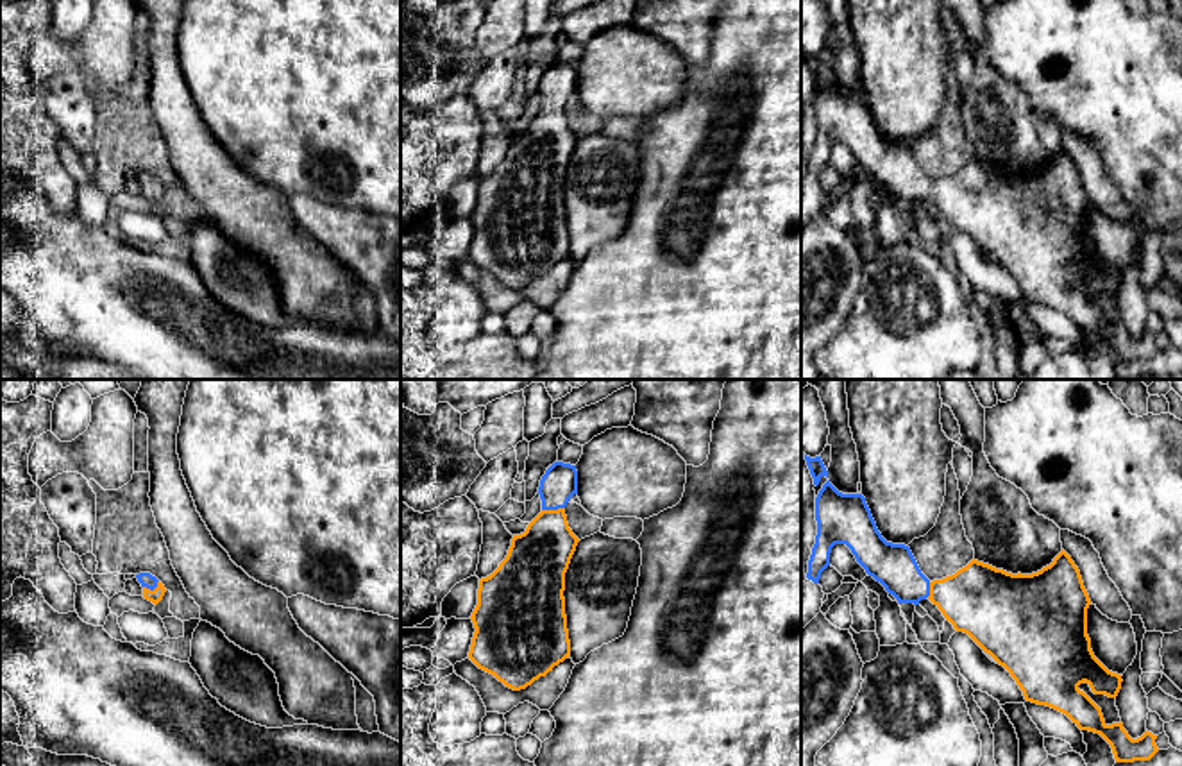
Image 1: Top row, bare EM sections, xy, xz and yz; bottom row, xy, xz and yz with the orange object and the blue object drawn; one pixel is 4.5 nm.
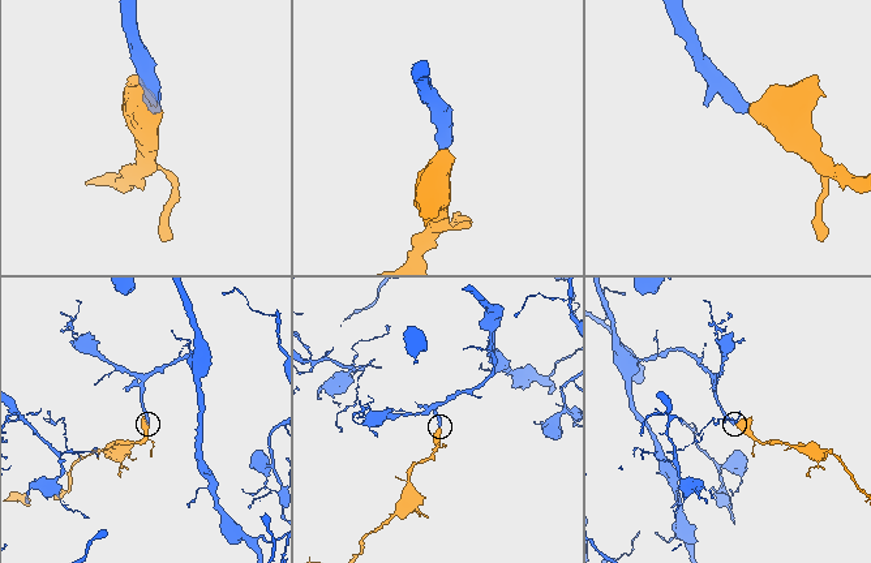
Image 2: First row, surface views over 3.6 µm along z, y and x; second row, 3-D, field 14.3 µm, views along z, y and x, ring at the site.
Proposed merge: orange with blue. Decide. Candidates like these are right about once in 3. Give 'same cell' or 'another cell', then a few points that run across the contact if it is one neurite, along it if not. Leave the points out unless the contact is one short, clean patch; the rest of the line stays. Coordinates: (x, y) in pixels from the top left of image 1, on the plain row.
same cell

